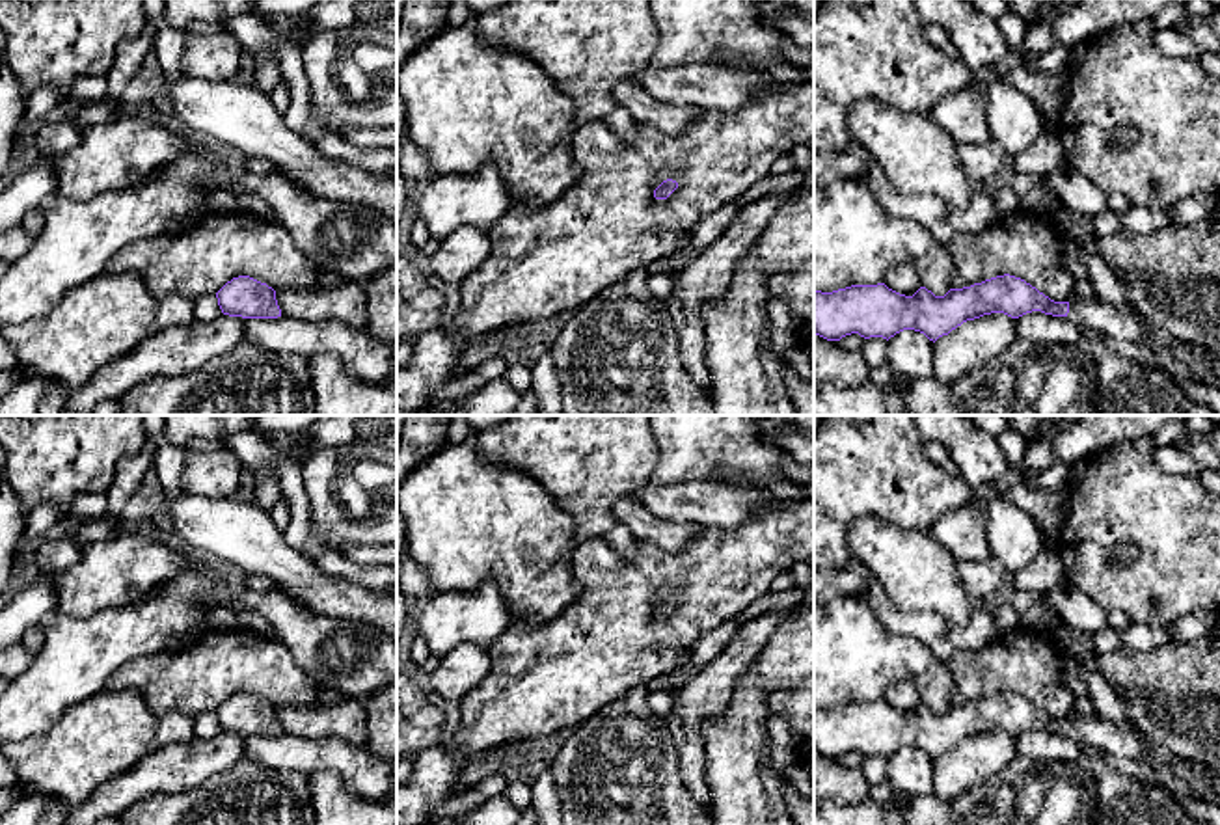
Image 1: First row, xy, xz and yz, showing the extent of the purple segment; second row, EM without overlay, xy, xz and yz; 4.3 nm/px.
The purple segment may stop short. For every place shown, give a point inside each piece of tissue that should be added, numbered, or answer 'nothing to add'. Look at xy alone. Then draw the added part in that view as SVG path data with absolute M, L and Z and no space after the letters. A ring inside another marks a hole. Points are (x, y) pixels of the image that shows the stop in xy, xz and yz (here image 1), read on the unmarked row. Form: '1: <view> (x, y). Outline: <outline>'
nothing to add

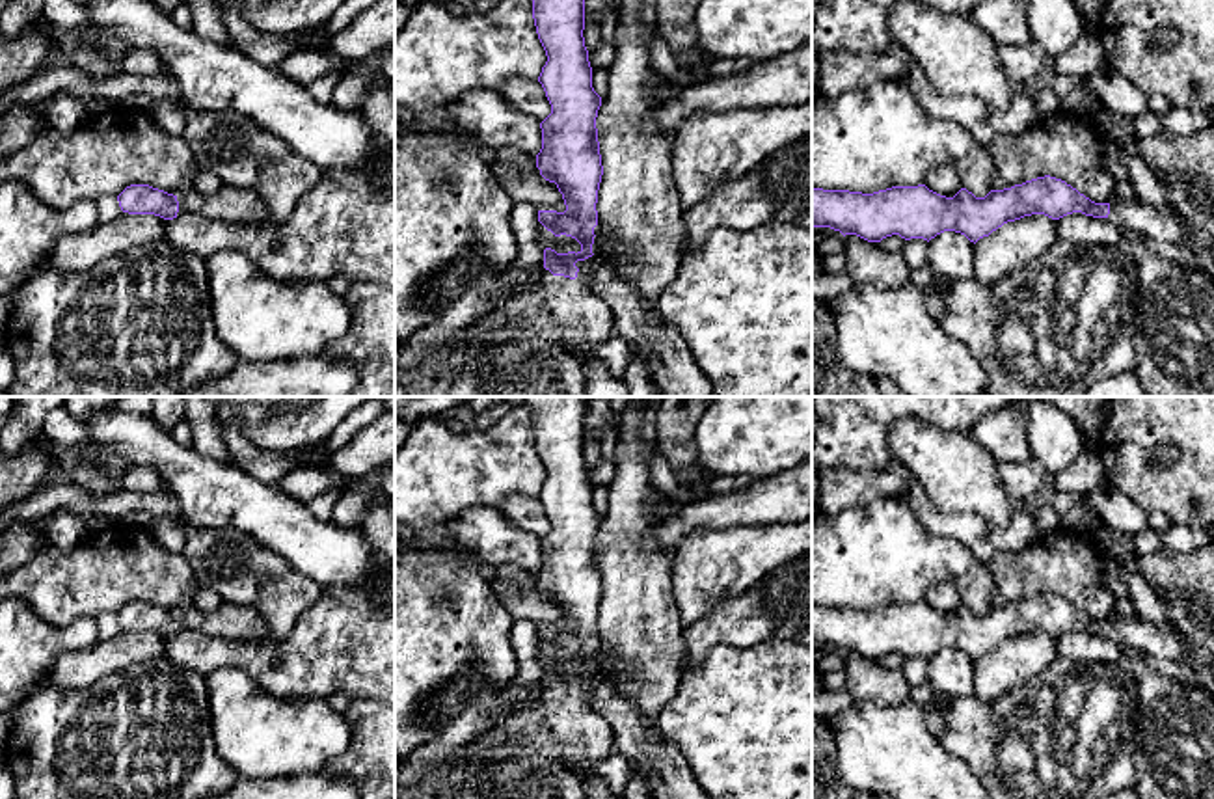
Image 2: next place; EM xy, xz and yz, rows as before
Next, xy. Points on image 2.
nothing to add

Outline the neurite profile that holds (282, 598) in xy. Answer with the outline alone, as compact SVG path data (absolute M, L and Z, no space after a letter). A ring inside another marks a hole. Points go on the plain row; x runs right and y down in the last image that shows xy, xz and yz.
M296 570L266 579L253 602L276 639L285 639L296 620L320 598L322 587Z

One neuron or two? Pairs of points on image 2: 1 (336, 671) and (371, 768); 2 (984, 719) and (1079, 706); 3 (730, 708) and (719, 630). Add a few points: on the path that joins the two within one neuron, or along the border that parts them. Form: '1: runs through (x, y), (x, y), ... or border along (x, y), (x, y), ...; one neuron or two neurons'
1: border along (375, 697), (356, 697), (352, 701); two neurons
2: runs through (1008, 723), (1054, 723); one neuron
3: border along (764, 639), (717, 645), (699, 663), (687, 658); two neurons

